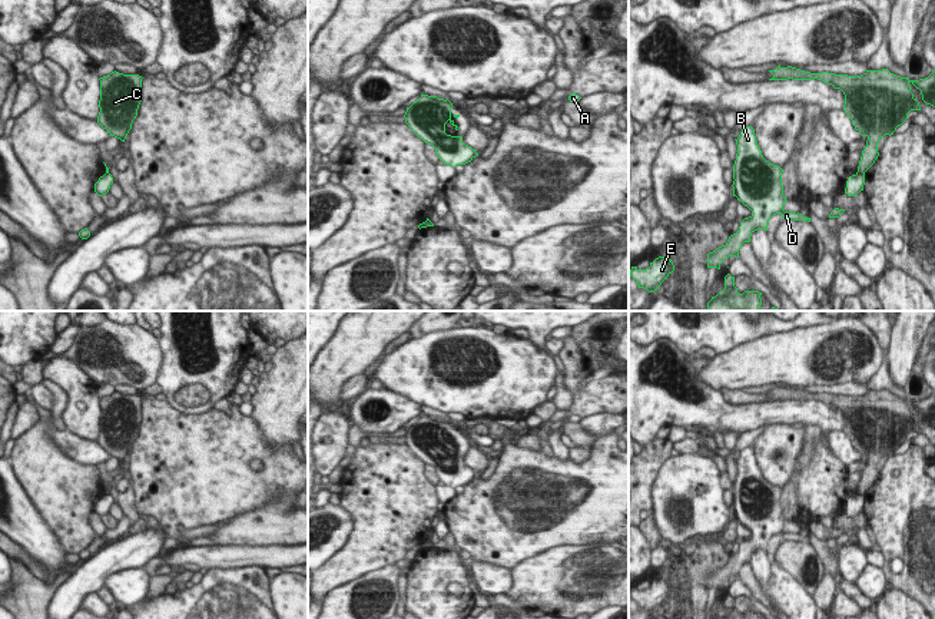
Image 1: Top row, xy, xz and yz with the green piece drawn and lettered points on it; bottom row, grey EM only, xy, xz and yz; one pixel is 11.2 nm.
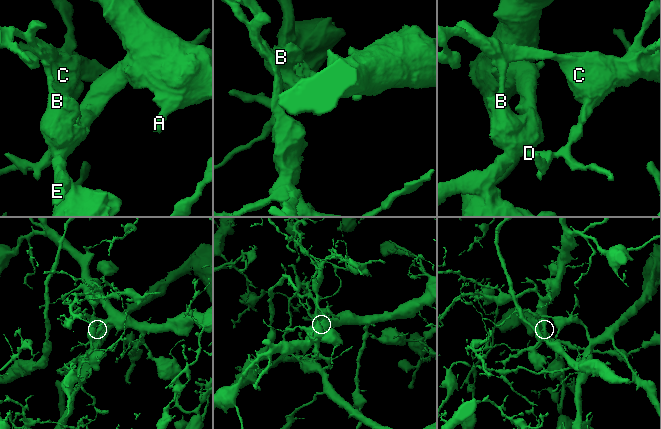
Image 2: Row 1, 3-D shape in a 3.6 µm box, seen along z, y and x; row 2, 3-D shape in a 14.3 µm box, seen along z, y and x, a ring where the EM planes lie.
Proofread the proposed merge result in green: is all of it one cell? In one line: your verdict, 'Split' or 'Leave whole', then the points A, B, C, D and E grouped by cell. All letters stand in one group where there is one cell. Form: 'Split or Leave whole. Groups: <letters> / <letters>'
Split. Groups: A B D E / C.

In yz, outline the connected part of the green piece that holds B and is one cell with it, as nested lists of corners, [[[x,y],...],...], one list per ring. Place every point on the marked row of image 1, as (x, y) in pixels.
[[[752,126],[742,129],[735,140],[737,153],[733,165],[733,196],[747,206],[752,215],[740,222],[739,231],[730,235],[725,245],[707,254],[707,268],[720,269],[726,258],[737,258],[742,245],[750,242],[755,231],[767,231],[769,219],[776,213],[783,219],[810,222],[810,218],[799,212],[783,211],[786,202],[782,186],[783,169],[763,158],[755,129]]]

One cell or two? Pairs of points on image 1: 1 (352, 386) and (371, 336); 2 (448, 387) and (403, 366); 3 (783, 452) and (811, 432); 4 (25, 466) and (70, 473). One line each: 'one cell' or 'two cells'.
1: two cells
2: one cell
3: two cells
4: one cell

